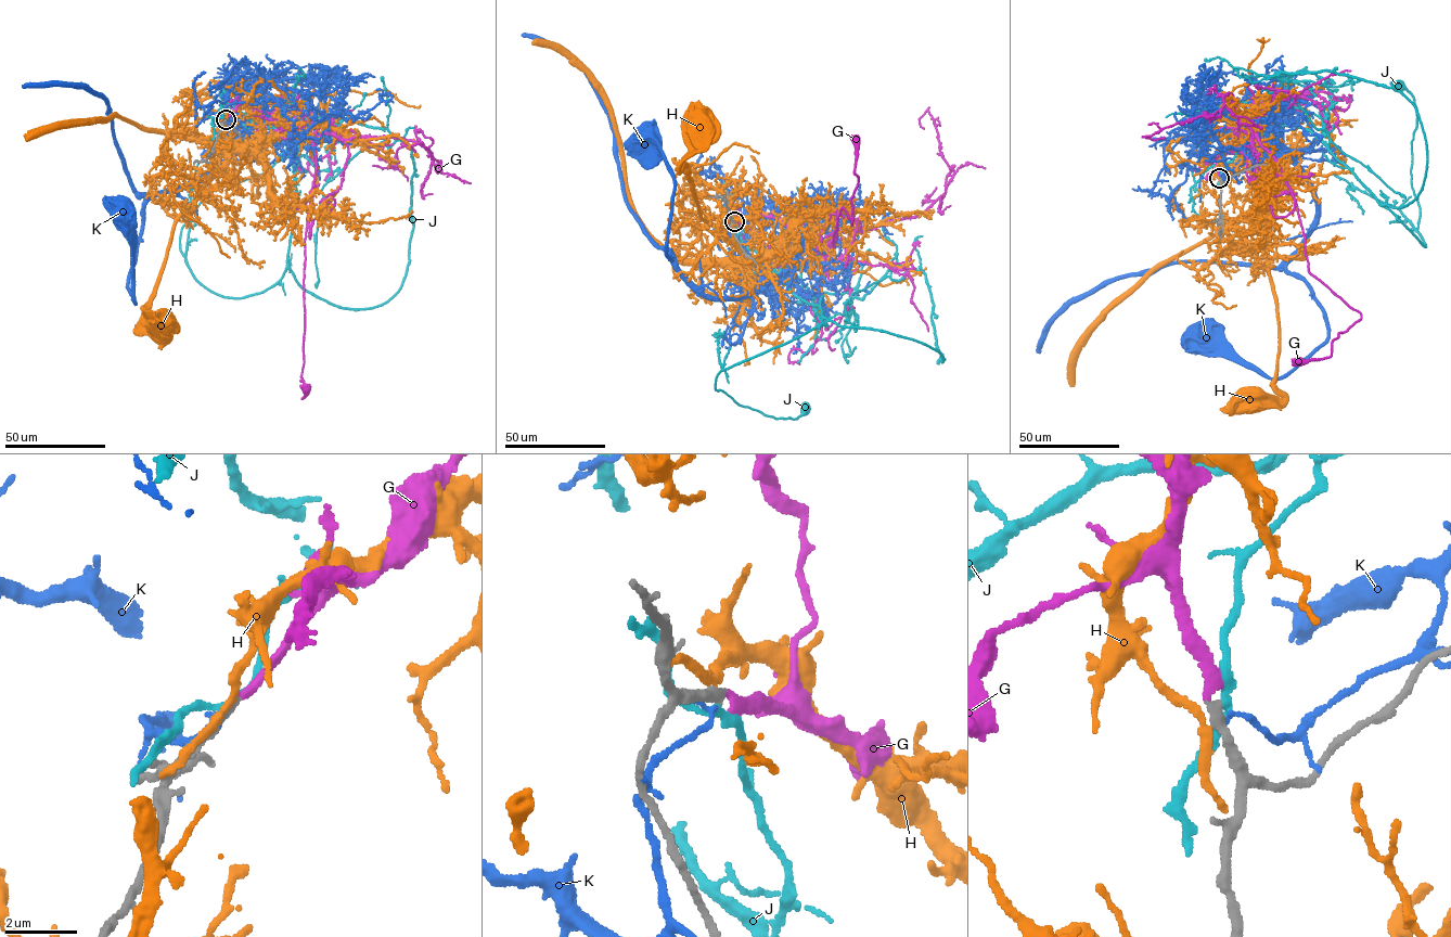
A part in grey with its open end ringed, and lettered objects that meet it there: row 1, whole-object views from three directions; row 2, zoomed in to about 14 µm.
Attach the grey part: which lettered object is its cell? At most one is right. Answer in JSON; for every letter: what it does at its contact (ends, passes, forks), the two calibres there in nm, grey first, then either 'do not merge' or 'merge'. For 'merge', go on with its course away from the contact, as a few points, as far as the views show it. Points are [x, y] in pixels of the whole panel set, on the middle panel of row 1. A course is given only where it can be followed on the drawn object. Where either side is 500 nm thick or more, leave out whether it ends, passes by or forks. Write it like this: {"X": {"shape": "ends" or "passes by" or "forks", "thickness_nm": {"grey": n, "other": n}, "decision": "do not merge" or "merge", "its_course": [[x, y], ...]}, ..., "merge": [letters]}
{"G": {"shape": "ends", "thickness_nm": {"grey": 260, "other": 280}, "decision": "merge", "its_course": [[734, 221], [795, 261], [826, 252], [831, 243], [834, 246], [842, 207], [851, 223], [857, 140]]}, "H": {"shape": "passes by", "thickness_nm": {"grey": 320, "other": 200}, "decision": "do not merge"}, "J": {"shape": "passes by", "thickness_nm": {"grey": 280, "other": 180}, "decision": "do not merge"}, "K": {"shape": "ends", "thickness_nm": {"grey": 360, "other": 140}, "decision": "do not merge"}, "merge": ["G"]}

